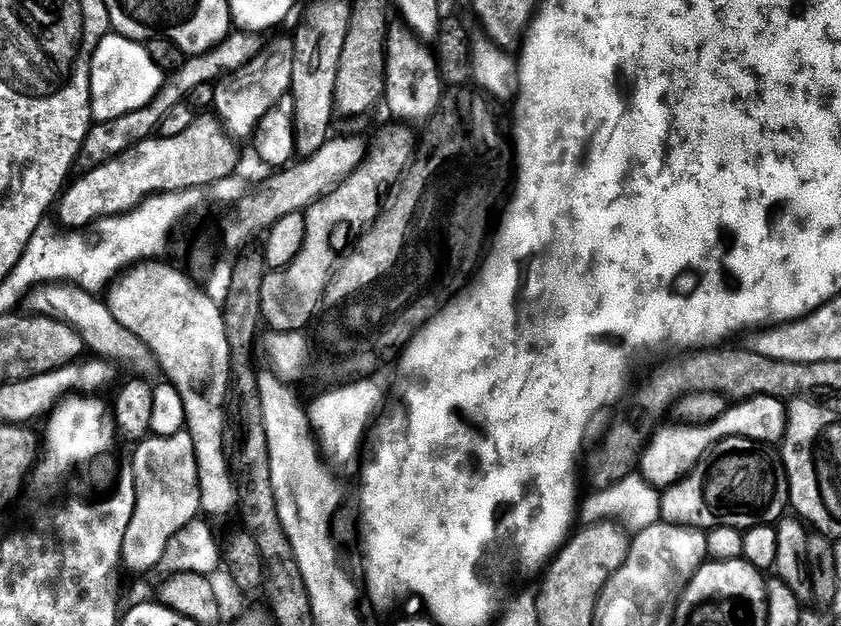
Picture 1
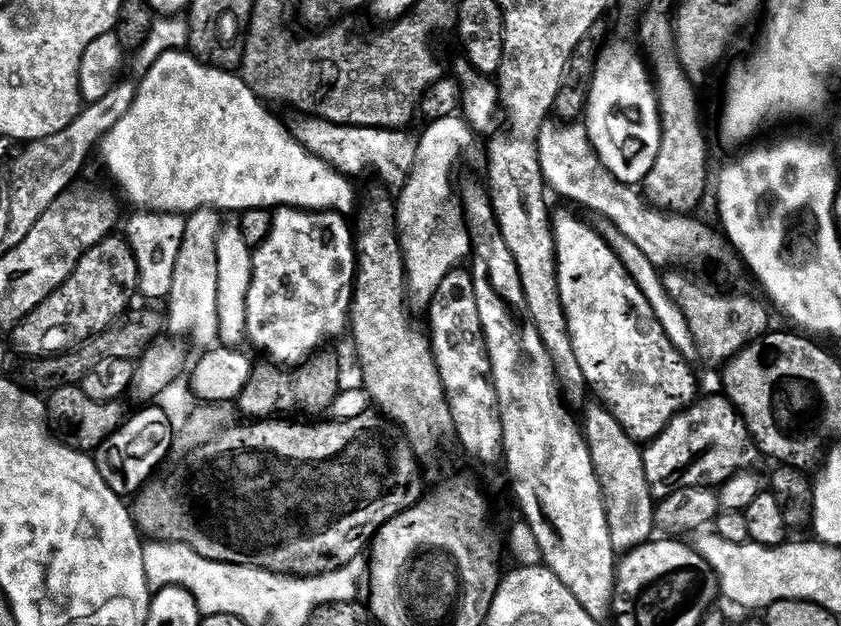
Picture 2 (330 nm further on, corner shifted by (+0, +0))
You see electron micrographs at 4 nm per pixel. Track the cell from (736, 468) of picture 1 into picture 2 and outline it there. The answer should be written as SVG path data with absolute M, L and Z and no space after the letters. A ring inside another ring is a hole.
M720 394L703 400L676 416L668 429L643 449L646 478L657 498L679 488L719 489L740 472L755 469L756 459L761 459L752 431L731 400Z

